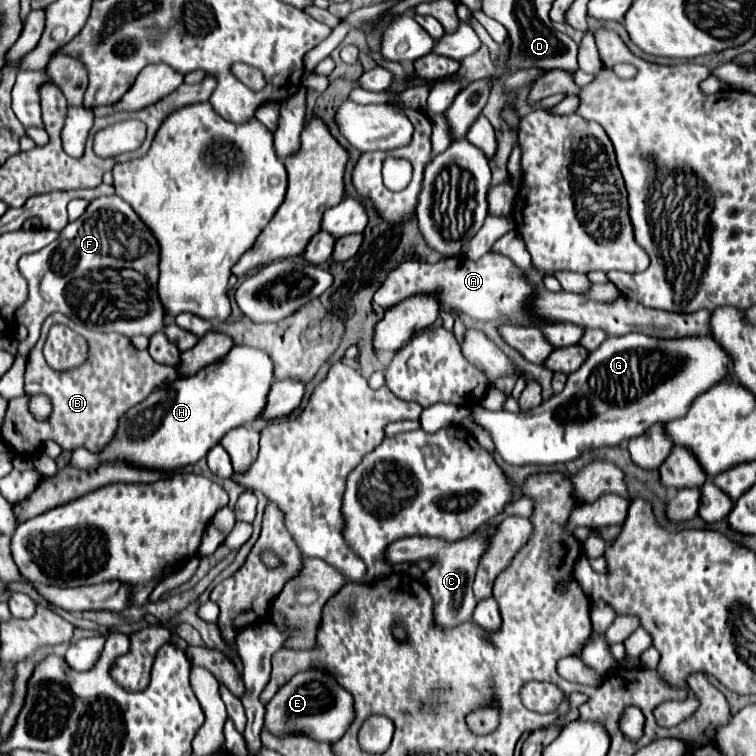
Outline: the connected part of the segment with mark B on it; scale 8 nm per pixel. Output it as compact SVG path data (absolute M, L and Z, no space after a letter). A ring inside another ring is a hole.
M53 313L45 319L41 327L41 337L37 345L31 349L27 357L27 369L25 369L25 393L27 397L15 397L9 401L5 427L13 427L13 435L1 435L3 441L19 455L33 457L41 451L41 445L45 439L53 439L63 449L75 449L85 447L89 451L99 451L103 445L107 445L117 429L117 419L131 407L137 405L155 391L161 383L171 383L177 379L175 367L155 363L149 351L137 350L133 343L125 335L117 333L95 333L79 323L73 323L67 315ZM55 323L63 323L69 329L77 331L87 339L89 353L81 367L75 367L73 371L53 371L43 357L43 343L47 339L49 327ZM31 395L47 395L51 401L51 415L43 421L39 421L29 411L29 397Z

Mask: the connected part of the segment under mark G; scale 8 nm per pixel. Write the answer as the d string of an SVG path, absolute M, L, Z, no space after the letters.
M629 333L623 337L609 337L595 351L587 355L583 365L573 371L561 393L543 401L531 411L487 411L473 407L475 423L481 423L493 437L497 453L509 465L557 465L581 457L581 451L597 447L617 447L631 437L643 435L653 423L667 423L687 413L697 395L723 381L729 375L731 359L725 349L711 337L685 337L685 339L653 339L643 333Z

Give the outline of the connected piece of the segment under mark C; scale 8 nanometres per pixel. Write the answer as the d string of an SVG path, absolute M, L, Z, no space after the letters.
M495 529L485 531L481 537L469 535L457 543L447 543L443 539L431 539L431 537L405 537L405 539L397 539L393 541L385 551L385 563L389 567L395 567L399 563L405 561L419 561L423 557L431 557L433 565L429 569L429 576L423 576L422 582L426 585L431 597L433 598L433 619L437 623L437 627L457 627L465 621L471 619L471 613L477 605L477 601L473 599L473 577L475 577L475 567L479 563L479 557L485 549L487 537L493 533Z

